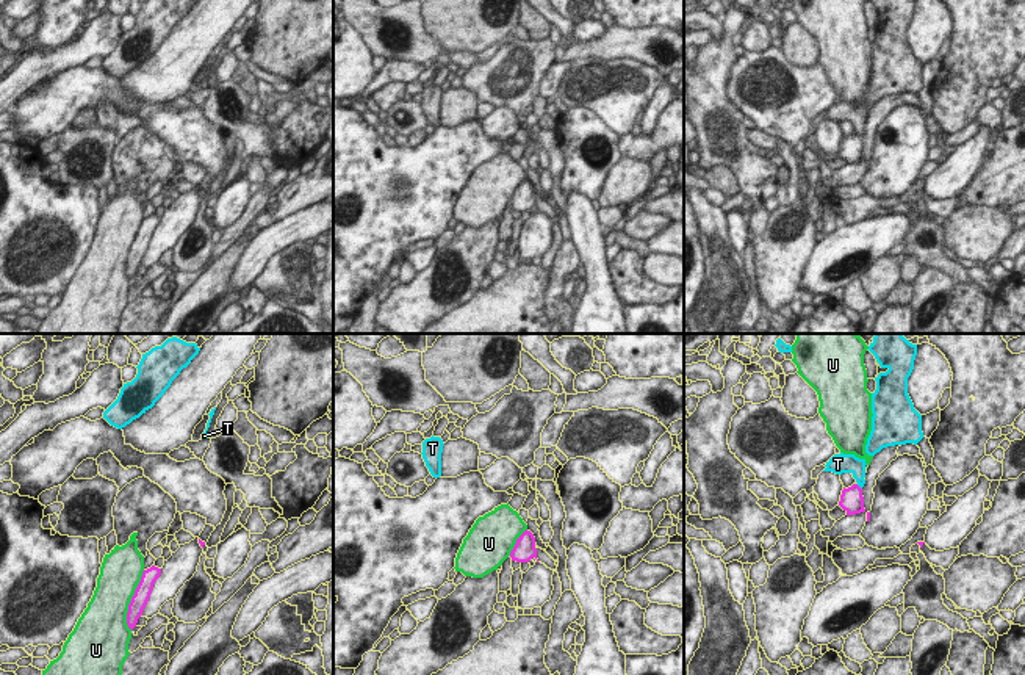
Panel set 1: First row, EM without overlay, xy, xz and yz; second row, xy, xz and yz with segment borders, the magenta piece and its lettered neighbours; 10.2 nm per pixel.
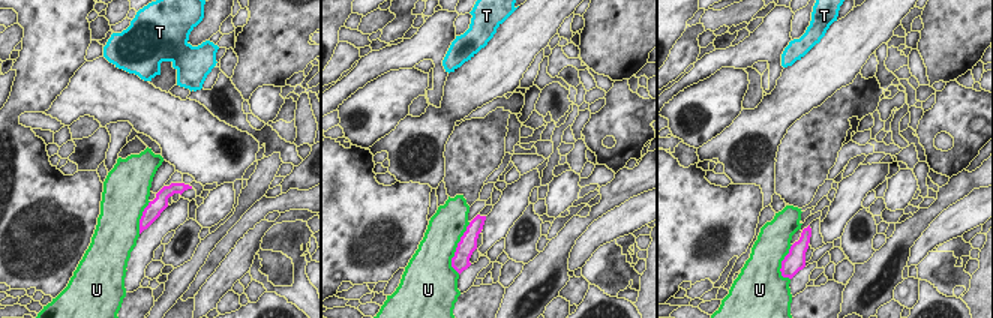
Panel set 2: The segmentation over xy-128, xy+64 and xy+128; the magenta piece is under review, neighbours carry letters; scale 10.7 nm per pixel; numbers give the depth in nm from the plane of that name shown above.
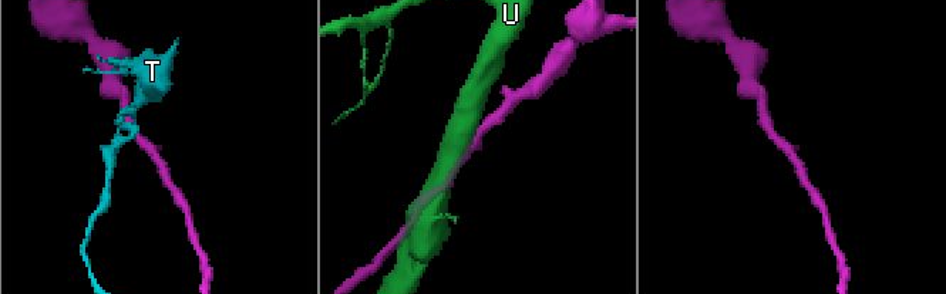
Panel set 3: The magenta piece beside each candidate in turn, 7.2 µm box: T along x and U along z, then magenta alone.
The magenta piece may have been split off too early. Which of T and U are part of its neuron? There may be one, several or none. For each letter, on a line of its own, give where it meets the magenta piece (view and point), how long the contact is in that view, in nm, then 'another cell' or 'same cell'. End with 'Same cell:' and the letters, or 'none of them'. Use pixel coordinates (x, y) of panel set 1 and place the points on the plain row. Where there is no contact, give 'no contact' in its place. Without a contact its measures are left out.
T: yz (859, 137) | 80 nm | another cell
U: xy (132, 249) | 650 nm | another cell
Same cell: none of them

